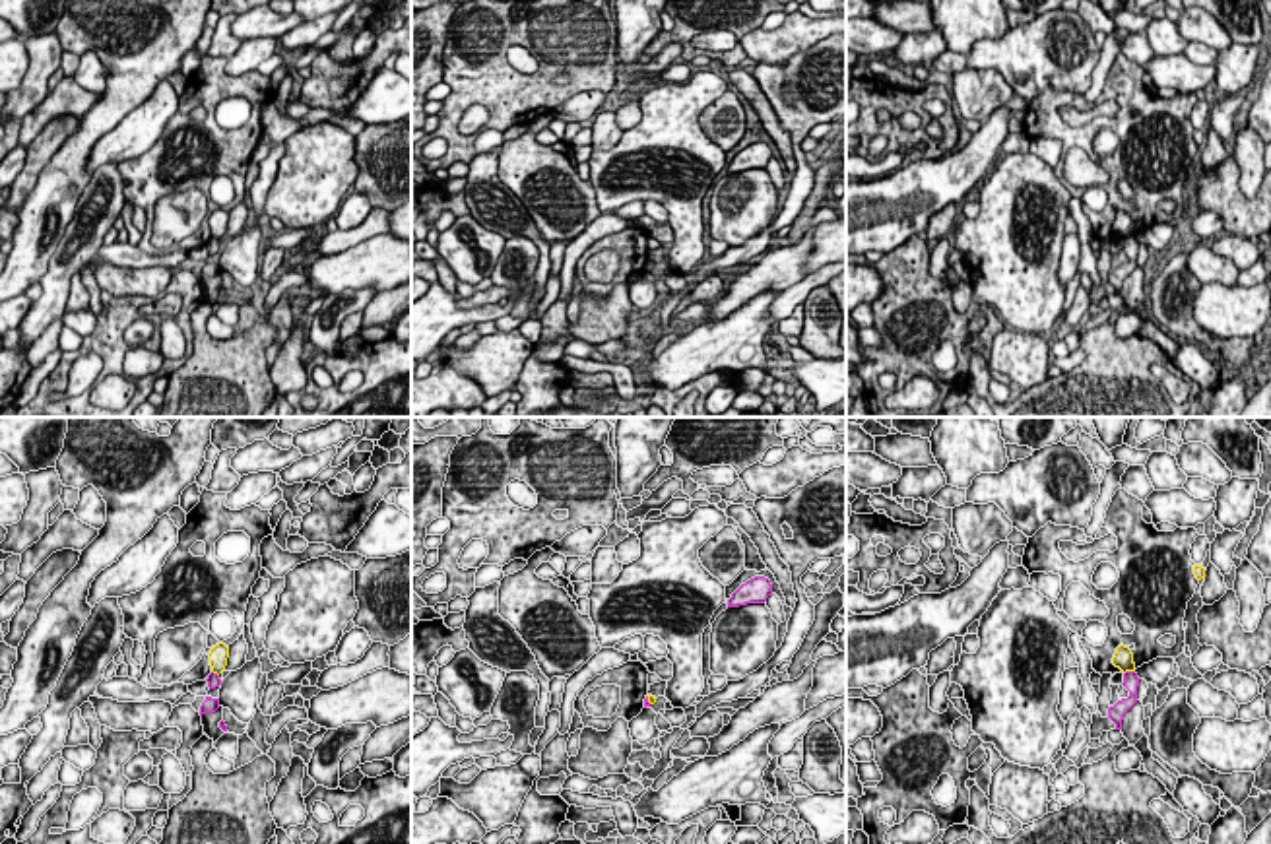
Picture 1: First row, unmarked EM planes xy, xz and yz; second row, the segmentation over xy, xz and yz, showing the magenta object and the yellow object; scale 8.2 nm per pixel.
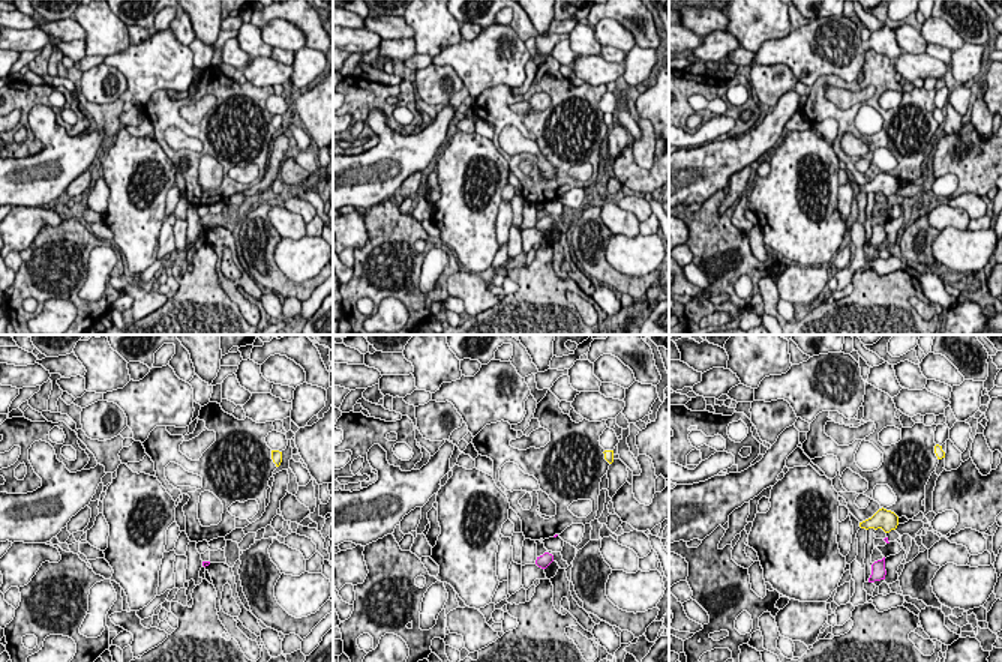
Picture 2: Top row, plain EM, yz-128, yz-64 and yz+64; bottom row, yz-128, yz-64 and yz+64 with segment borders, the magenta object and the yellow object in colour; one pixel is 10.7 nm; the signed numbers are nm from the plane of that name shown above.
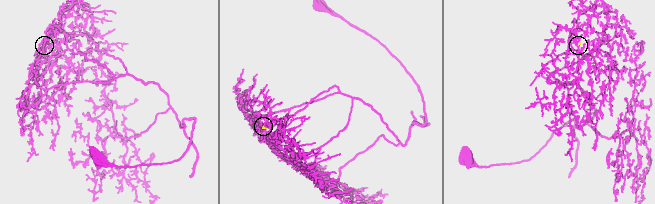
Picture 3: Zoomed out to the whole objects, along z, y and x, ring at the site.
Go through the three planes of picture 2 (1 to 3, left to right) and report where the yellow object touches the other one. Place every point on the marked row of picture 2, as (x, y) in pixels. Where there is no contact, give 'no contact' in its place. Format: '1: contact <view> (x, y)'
1: no contact
2: no contact
3: no contact

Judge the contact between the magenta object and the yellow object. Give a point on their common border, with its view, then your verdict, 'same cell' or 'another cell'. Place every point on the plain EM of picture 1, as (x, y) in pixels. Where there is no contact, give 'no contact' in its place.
meets magenta in yz at (1128, 237); another cell

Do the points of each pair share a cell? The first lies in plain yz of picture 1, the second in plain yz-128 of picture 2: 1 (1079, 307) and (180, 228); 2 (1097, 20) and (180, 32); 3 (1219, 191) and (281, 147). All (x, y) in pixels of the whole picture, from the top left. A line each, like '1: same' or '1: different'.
1: same
2: same
3: different

